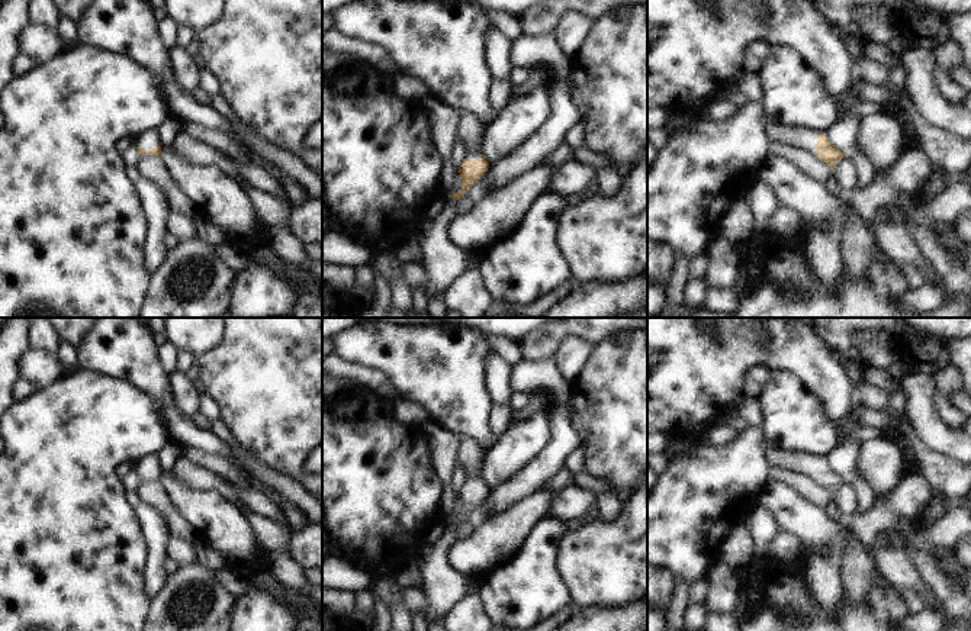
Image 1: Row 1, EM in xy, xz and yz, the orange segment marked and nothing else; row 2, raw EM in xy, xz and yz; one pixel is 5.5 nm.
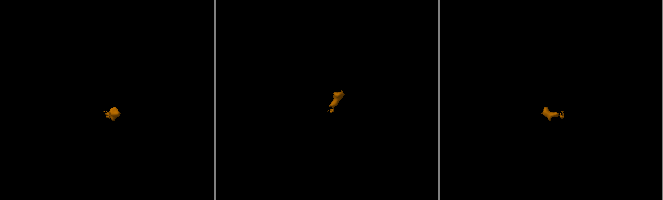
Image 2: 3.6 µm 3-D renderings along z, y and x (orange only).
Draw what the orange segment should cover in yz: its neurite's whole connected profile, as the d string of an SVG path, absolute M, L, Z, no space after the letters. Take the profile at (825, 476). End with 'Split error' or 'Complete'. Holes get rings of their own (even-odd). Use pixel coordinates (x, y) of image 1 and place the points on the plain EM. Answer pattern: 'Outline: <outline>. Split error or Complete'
Outline: M771 447L766 450L766 458L772 467L782 467L814 479L833 496L836 489L845 483L843 479L829 467L826 458L817 458L811 453L791 454L788 450Z. Split error.

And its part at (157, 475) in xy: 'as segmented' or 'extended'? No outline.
extended

